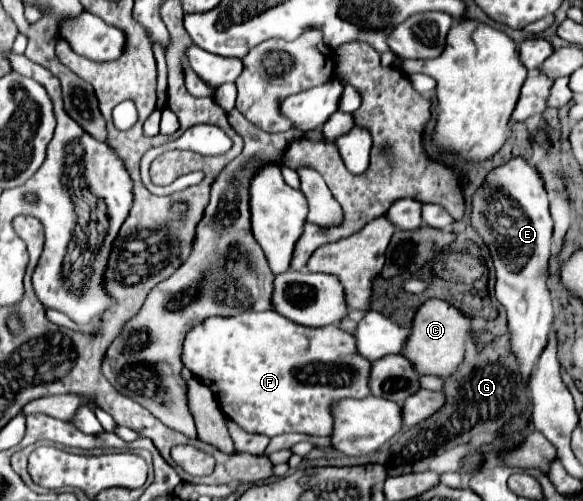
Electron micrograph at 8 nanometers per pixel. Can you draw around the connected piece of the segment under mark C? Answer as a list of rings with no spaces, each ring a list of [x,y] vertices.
[[[432,298],[426,300],[414,314],[410,336],[404,344],[402,356],[408,358],[418,374],[434,374],[434,376],[450,376],[460,360],[464,358],[464,338],[472,332],[472,324],[466,316],[462,316],[454,306],[444,300]]]

